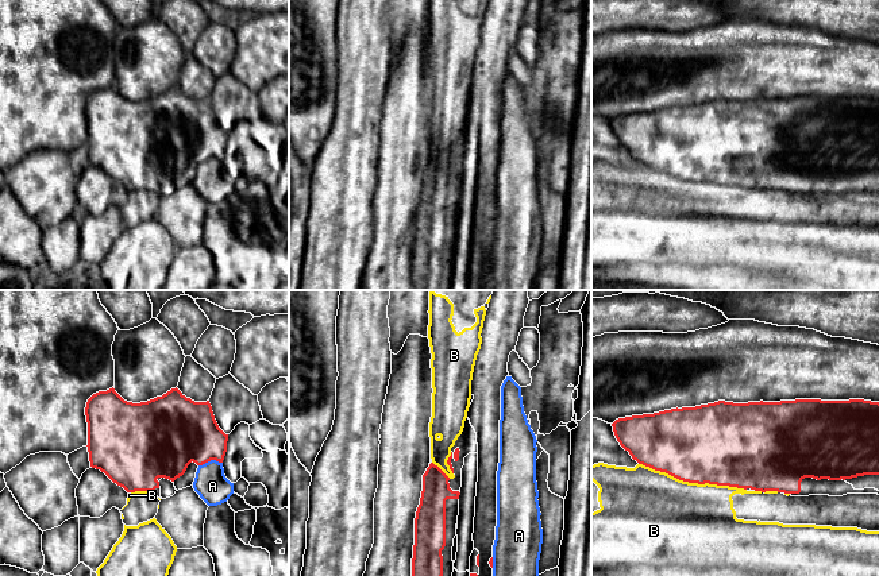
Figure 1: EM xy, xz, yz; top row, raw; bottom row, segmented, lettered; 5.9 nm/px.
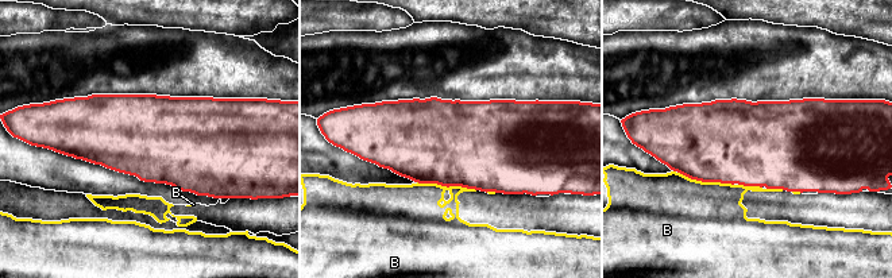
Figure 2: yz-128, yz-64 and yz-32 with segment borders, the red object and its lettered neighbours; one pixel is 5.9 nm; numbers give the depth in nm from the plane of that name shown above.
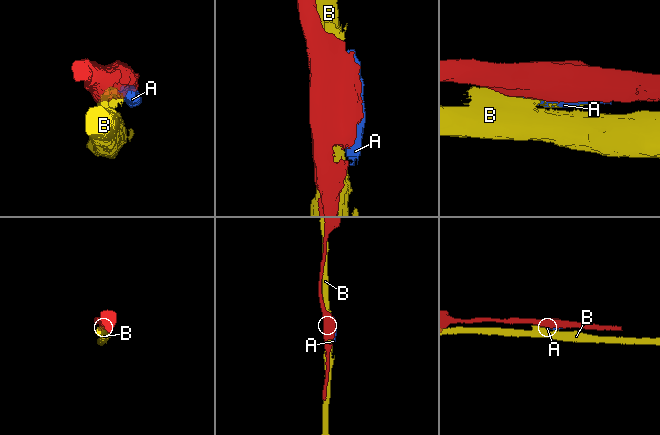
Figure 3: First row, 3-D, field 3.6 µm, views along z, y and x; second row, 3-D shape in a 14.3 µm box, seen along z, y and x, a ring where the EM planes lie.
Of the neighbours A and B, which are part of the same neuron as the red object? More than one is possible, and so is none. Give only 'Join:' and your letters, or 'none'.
Join: none

